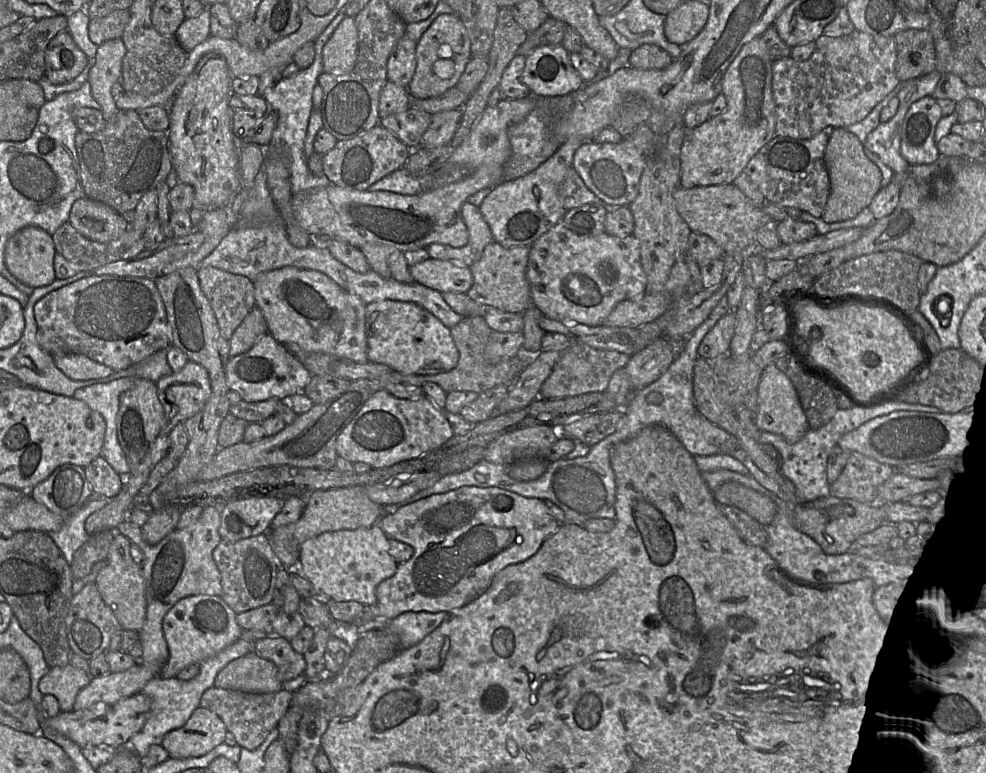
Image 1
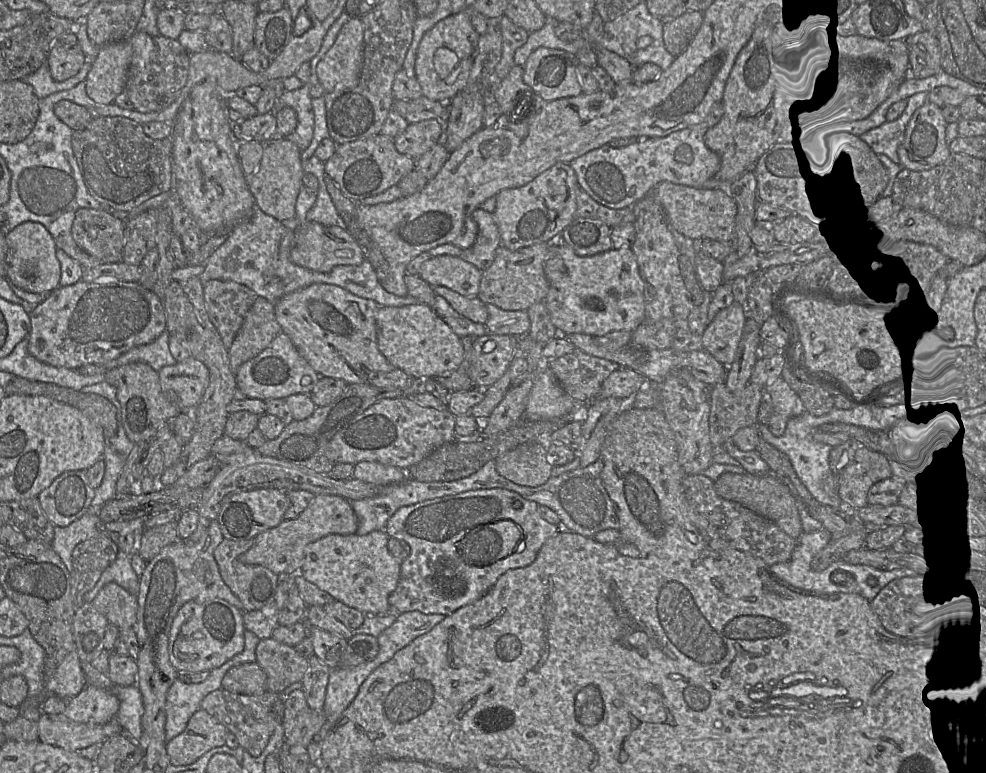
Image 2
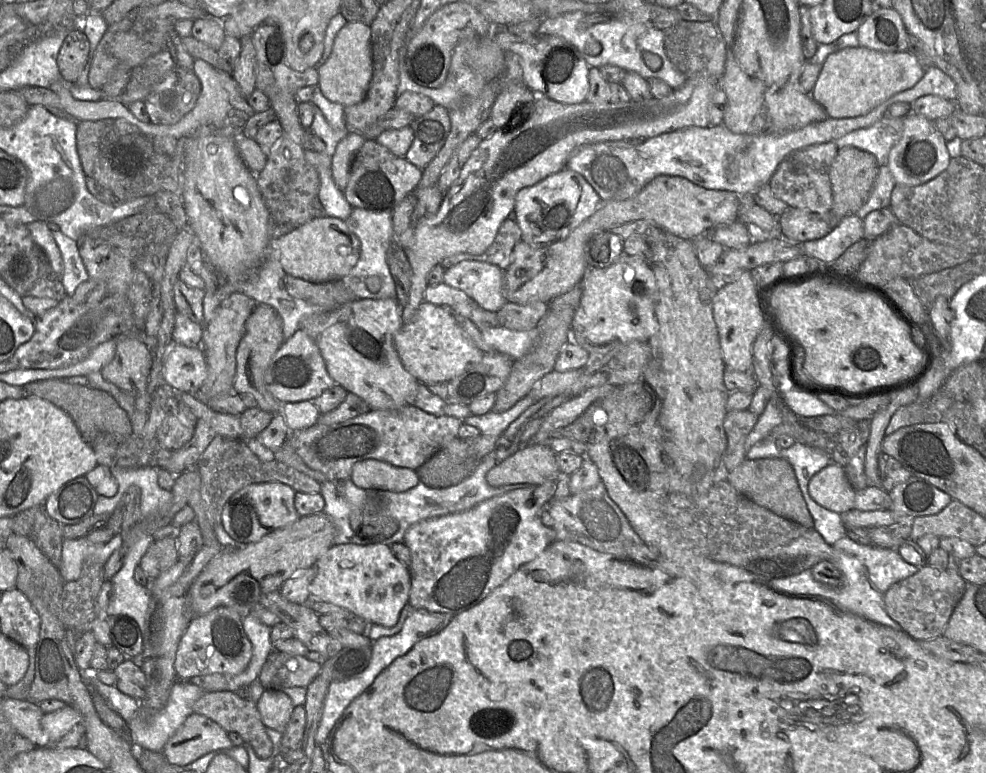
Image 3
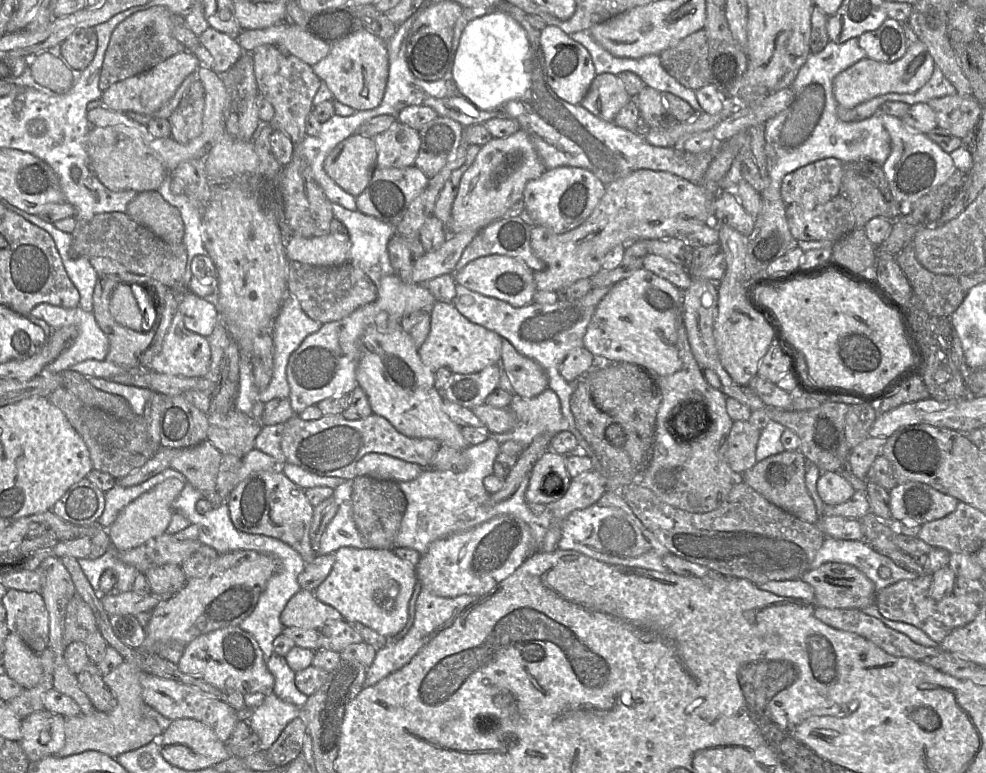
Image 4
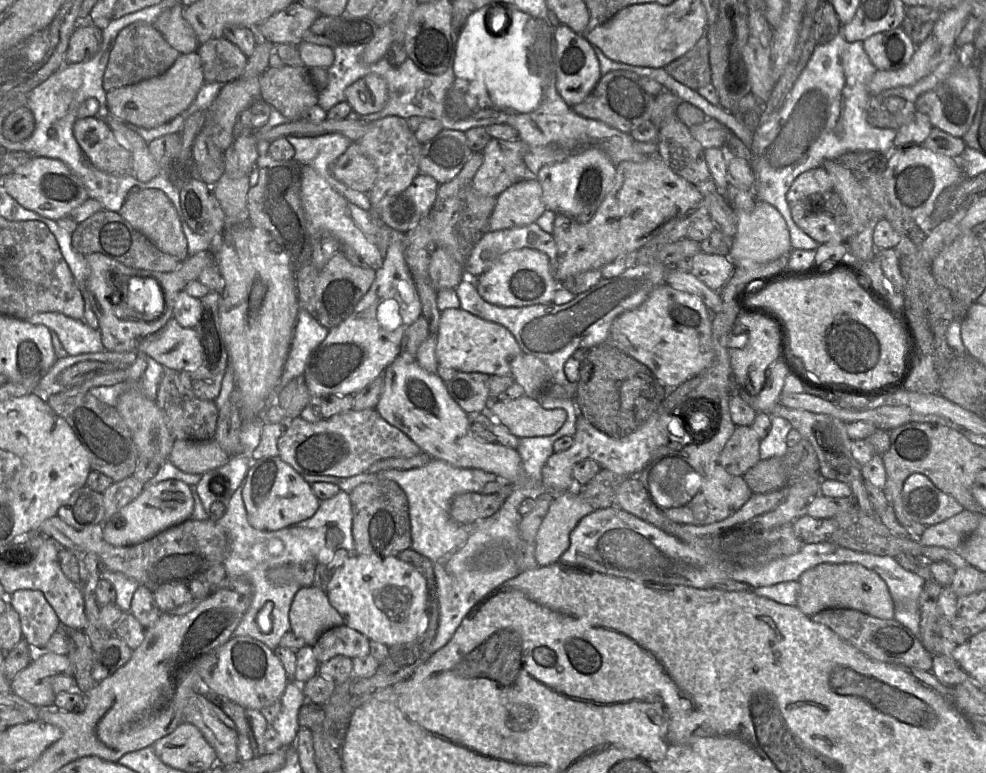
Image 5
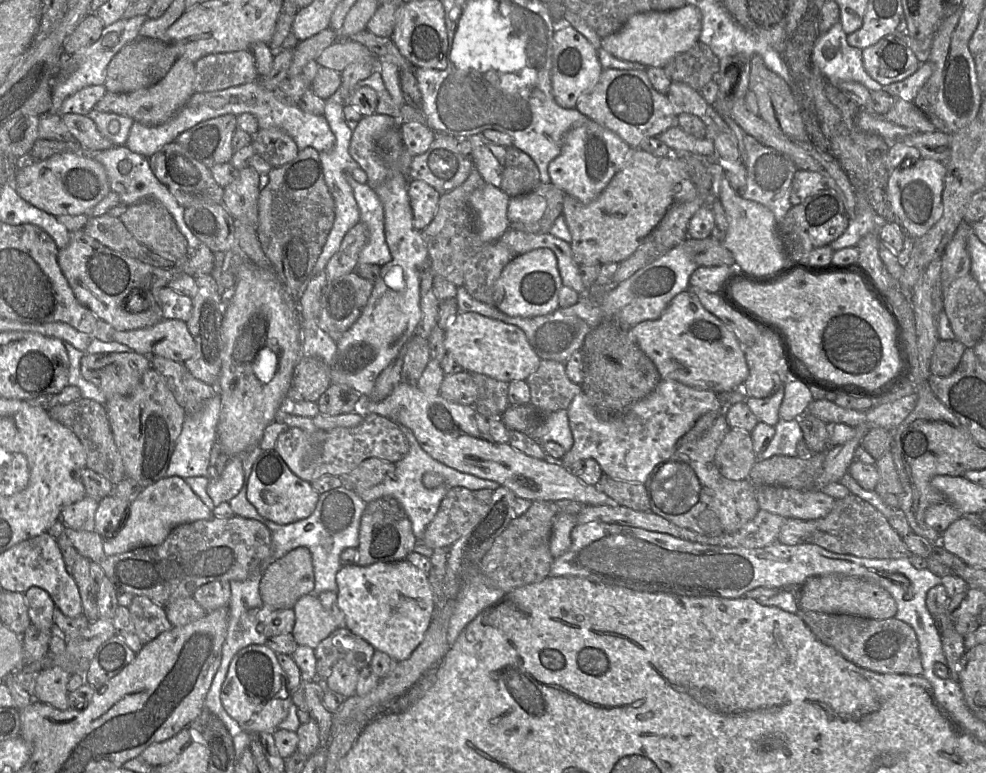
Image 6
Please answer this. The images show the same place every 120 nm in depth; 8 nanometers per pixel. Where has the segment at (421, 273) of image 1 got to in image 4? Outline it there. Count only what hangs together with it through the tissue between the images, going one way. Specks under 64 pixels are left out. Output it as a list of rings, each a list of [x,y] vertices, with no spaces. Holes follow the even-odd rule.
[[[494,254],[477,258],[461,270],[455,271],[454,280],[472,292],[502,300],[513,307],[523,307],[533,303],[537,292],[533,273],[534,271],[520,259]]]

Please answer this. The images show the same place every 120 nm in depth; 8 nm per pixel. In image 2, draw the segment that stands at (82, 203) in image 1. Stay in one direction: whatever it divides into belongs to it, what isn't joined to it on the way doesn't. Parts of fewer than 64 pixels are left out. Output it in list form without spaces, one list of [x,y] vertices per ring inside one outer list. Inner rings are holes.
[[[80,208],[75,213],[71,234],[87,254],[104,262],[123,260],[125,224],[104,210]]]

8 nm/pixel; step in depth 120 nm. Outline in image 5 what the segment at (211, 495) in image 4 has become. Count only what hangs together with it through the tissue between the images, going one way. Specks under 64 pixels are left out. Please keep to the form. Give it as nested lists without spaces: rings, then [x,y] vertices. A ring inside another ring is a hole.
[[[215,439],[175,440],[168,460],[183,472],[202,475],[226,464],[229,456]]]

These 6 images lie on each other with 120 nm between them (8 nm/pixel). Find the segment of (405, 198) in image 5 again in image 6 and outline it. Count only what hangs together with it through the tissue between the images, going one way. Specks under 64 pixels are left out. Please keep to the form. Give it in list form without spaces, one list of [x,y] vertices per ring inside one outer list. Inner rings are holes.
[[[410,180],[408,195],[413,211],[413,224],[422,231],[433,220],[441,194],[422,180]]]

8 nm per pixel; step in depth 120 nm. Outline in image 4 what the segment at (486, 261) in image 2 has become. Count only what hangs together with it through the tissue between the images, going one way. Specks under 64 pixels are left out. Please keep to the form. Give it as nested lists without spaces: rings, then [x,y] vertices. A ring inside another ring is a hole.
[[[519,216],[494,221],[480,230],[464,249],[455,271],[477,258],[494,254],[520,259],[534,272],[543,270],[544,262],[535,256],[530,245],[532,226]]]

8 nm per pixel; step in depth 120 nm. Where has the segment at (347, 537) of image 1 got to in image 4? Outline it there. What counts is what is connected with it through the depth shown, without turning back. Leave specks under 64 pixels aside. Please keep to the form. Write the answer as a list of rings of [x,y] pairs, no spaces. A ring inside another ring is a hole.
[[[341,547],[327,578],[314,590],[323,603],[334,607],[346,620],[358,621],[390,637],[408,620],[409,602],[417,583],[416,567],[400,559],[393,549]]]

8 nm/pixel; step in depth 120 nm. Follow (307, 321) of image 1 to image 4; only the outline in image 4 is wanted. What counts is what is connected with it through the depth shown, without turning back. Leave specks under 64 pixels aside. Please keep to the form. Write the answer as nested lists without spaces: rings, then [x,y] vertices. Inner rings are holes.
[[[399,325],[399,328],[396,328],[395,330],[391,332],[381,332],[374,328],[368,328],[363,333],[362,338],[361,338],[361,344],[360,344],[360,355],[359,355],[358,365],[356,369],[356,379],[358,382],[358,386],[361,387],[368,396],[372,412],[386,418],[400,433],[404,434],[405,436],[408,436],[411,438],[435,439],[439,441],[441,445],[447,445],[447,446],[450,446],[458,450],[465,450],[466,448],[470,446],[470,444],[462,435],[461,426],[457,424],[456,422],[454,422],[449,417],[449,415],[444,411],[444,408],[443,408],[443,397],[444,396],[442,395],[441,391],[436,389],[435,384],[434,384],[434,376],[435,376],[435,373],[423,364],[418,354],[417,348],[415,347],[414,342],[412,340],[412,336],[410,335],[410,333],[405,332],[401,328],[401,325]]]

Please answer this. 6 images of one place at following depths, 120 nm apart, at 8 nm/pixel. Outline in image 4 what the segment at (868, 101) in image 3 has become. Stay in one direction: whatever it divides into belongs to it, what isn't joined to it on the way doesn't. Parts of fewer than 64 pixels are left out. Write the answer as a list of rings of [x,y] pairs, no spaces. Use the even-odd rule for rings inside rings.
[[[917,40],[910,44],[905,55],[895,62],[878,62],[866,57],[840,72],[833,80],[833,93],[840,107],[851,109],[865,101],[887,93],[914,93],[930,80],[935,68],[936,64],[928,48],[924,43]]]

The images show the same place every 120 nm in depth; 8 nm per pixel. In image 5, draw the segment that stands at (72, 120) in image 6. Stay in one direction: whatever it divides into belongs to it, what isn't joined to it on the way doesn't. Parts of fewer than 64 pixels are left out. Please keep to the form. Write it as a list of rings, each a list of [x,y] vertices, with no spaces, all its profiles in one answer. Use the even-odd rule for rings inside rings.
[[[96,116],[77,118],[73,134],[96,168],[117,176],[132,174],[132,154],[104,120]]]

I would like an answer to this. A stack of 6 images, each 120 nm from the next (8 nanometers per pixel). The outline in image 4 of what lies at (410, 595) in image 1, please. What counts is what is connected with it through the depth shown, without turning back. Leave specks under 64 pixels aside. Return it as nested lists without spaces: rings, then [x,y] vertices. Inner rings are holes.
[[[547,451],[535,463],[525,493],[528,504],[549,504],[566,494],[572,477],[567,471],[565,458],[566,455]],[[497,515],[473,529],[434,541],[416,565],[417,579],[440,597],[481,596],[511,576],[538,550],[527,523],[513,515]]]

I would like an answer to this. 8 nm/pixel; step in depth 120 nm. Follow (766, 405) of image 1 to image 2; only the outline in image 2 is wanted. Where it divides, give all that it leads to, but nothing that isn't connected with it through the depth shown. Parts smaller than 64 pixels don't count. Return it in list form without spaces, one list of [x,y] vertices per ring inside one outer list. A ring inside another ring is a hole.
[[[782,376],[769,383],[764,392],[773,406],[769,428],[773,435],[780,437],[785,433],[788,421],[806,411],[805,406]]]

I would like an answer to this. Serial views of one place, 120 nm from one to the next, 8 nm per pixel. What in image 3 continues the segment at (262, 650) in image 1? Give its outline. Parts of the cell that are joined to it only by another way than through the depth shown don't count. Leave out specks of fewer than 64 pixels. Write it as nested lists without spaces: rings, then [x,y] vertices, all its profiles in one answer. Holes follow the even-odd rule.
[[[274,650],[263,665],[258,681],[266,689],[303,687],[320,674],[322,665],[305,656]]]

